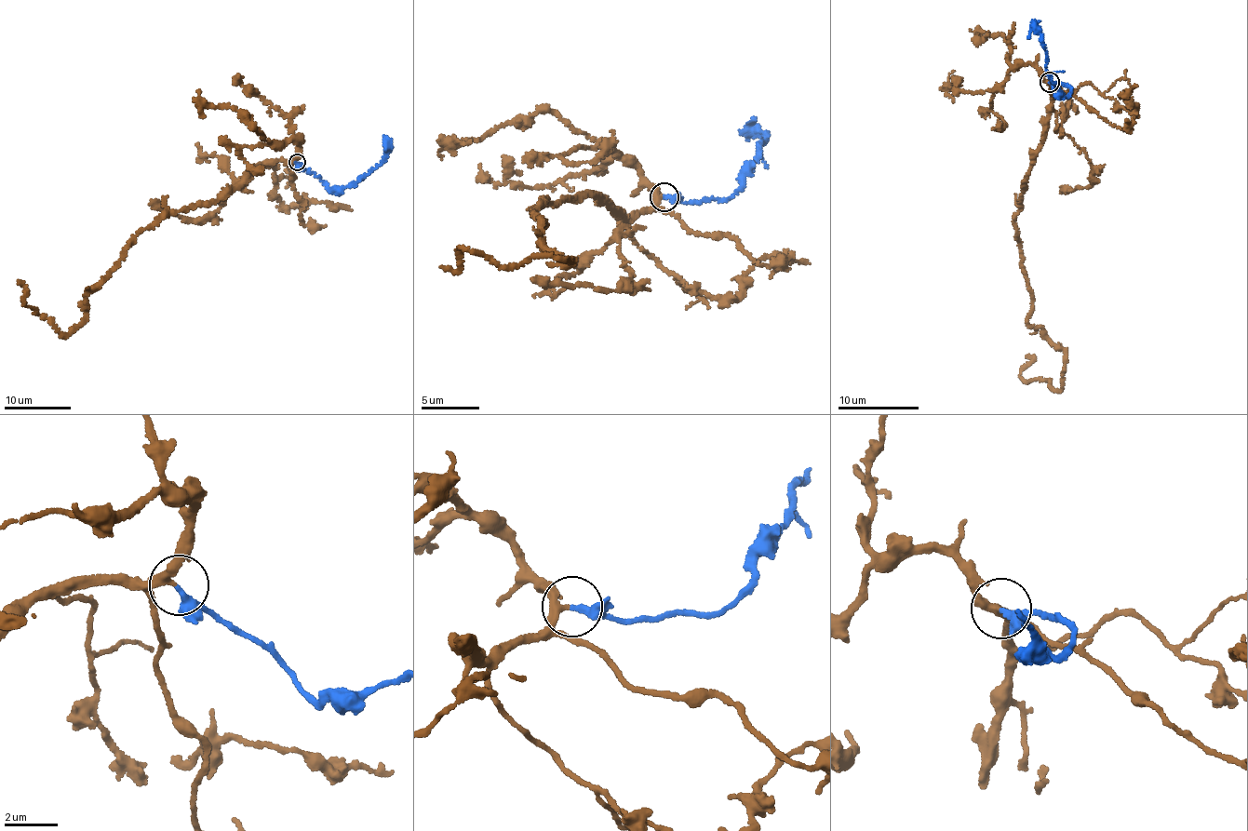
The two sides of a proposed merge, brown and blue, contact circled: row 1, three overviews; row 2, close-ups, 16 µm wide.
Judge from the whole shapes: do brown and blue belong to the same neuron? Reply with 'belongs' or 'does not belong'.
belongs

